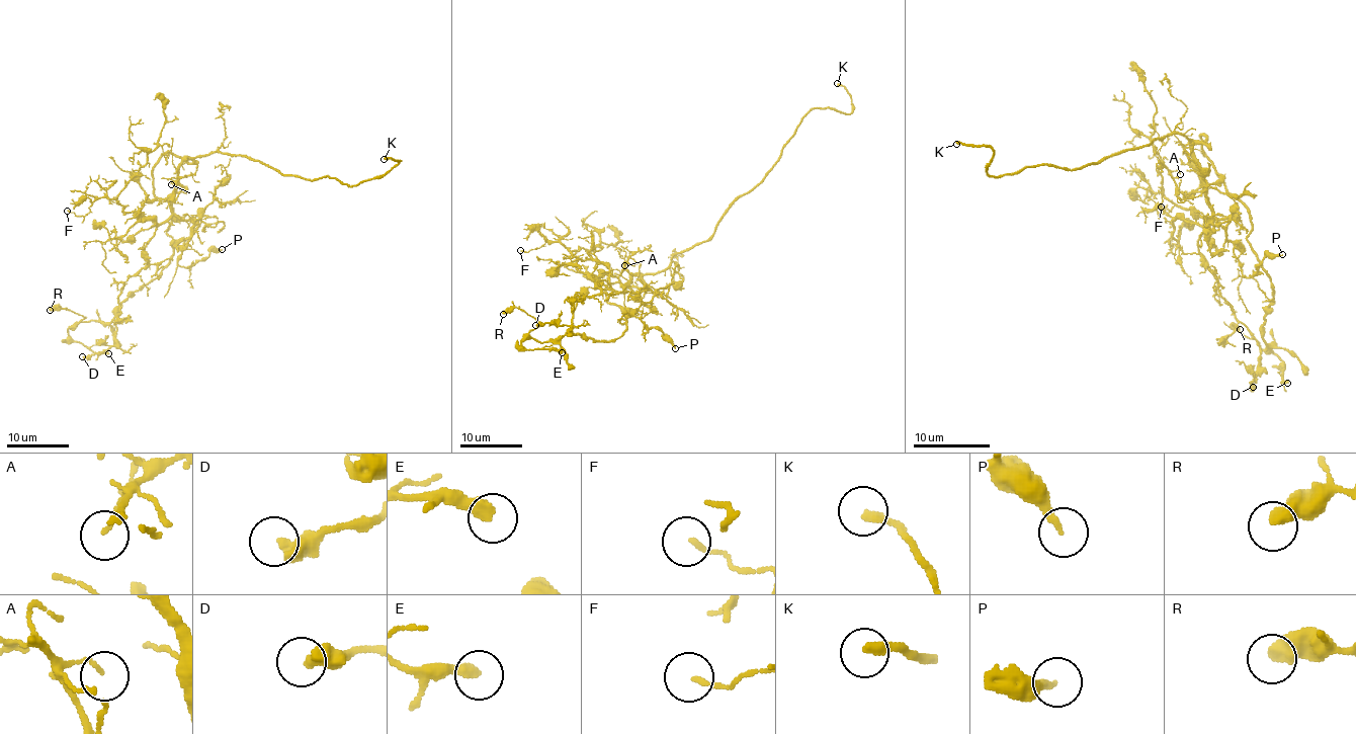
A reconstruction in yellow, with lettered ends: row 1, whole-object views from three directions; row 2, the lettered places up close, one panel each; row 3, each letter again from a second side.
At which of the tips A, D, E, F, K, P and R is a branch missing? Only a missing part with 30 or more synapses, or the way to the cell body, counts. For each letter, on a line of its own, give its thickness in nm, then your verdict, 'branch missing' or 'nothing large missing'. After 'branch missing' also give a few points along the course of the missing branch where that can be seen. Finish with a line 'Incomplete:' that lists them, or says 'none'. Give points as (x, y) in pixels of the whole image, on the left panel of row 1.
A: calibre 100 nm; nothing large missing
D: calibre 440 nm; nothing large missing
E: calibre 400 nm; nothing large missing
F: calibre 130 nm; nothing large missing
K: calibre 280 nm; branch missing
P: calibre 240 nm; nothing large missing
R: calibre 480 nm; nothing large missing
Incomplete: K

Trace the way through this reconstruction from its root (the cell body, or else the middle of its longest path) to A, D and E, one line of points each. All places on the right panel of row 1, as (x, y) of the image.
A: (1190, 142), (1203, 187), (1188, 193), (1180, 191), (1171, 174), (1175, 170), (1180, 174)
D: (1190, 142), (1212, 211), (1197, 249), (1216, 279), (1216, 293), (1257, 341), (1253, 387)
E: (1190, 142), (1209, 207), (1240, 220), (1270, 279), (1263, 339), (1274, 342), (1287, 383)

